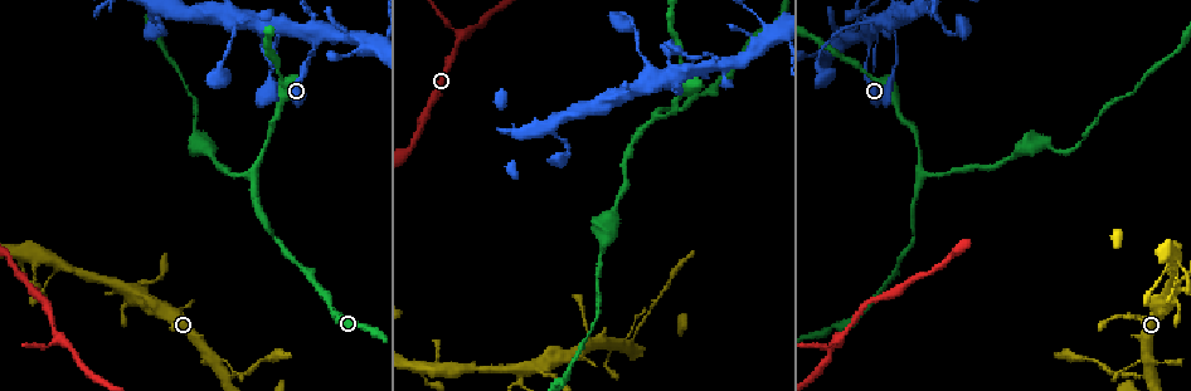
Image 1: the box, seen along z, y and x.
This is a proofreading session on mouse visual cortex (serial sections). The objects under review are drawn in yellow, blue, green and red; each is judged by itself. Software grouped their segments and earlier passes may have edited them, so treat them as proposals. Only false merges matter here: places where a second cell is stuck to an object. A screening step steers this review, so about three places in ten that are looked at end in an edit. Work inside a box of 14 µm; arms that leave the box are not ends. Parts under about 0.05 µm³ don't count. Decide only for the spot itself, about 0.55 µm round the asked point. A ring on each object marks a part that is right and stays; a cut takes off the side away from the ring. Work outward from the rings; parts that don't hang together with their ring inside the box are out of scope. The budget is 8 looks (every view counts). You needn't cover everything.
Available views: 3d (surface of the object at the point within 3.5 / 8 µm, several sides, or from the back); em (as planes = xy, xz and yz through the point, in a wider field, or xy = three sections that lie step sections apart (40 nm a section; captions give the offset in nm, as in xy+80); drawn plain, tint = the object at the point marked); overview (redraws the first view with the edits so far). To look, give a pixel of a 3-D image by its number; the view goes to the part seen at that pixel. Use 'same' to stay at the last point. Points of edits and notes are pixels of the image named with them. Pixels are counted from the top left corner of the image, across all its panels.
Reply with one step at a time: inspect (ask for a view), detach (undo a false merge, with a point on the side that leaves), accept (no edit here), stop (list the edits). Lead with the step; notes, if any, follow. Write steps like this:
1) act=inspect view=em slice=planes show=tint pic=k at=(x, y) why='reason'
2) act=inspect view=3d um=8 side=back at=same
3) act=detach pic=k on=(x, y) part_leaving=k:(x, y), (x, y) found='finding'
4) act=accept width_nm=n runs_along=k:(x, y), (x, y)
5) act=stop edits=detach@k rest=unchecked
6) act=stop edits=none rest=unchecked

act=inspect view=3d um=3.5 pic=1 at=(923, 176) why='a fork'

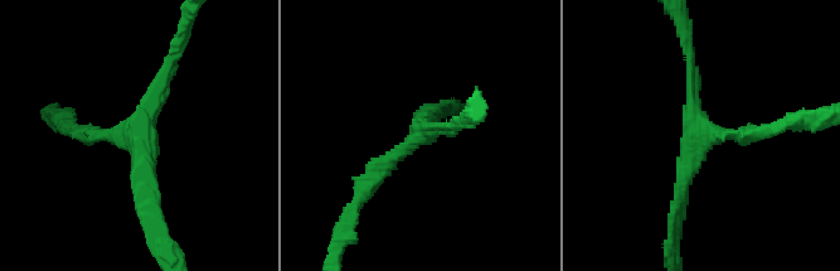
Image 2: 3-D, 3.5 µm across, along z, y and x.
act=inspect view=em slice=xy step=1 show=tint pic=2 at=(138, 140) why='now the EM'

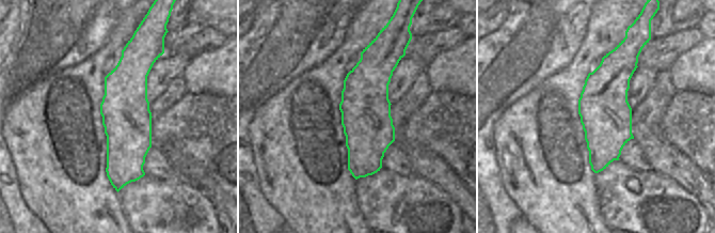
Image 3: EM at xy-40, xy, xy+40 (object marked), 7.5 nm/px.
act=inspect view=em slice=xy step=5 show=tint at=same

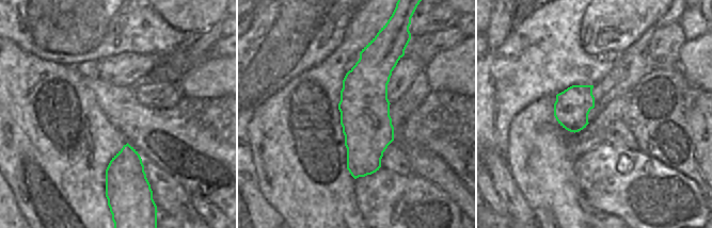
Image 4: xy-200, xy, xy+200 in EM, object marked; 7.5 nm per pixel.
act=accept arms=3 arm_widths_nm=150,200,200 runs_along=2:(675, 219), (700, 134), (756, 134) found='one cell here'

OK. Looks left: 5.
act=inspect view=3d um=3.5 pic=1 at=(317, 39) why='four-way junction'

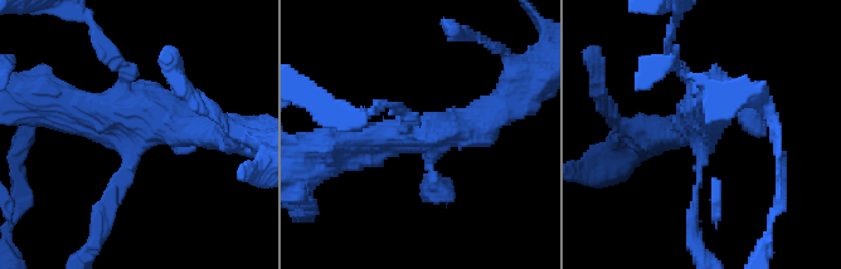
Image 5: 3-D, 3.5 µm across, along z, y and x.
act=inspect view=em slice=xy step=2 show=tint pic=5 at=(130, 140)

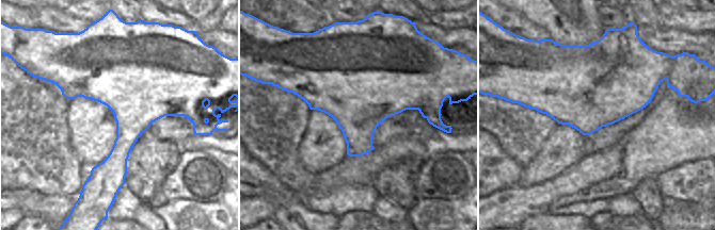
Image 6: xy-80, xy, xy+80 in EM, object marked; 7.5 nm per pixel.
act=inspect view=em slice=xy step=5 show=tint at=same why='cut it another way'

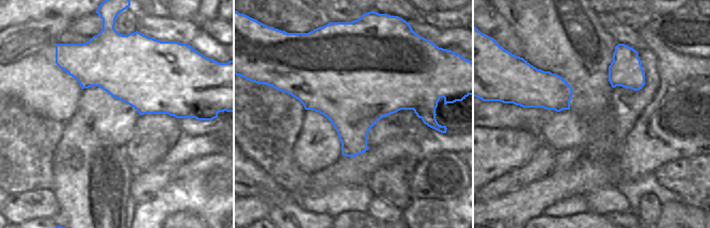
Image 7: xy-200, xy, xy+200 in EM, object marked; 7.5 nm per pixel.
act=accept runs_along=5:(100, 213), (131, 138), (57, 108) found='one cell here'

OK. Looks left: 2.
act=inspect view=3d um=3.5 side=back pic=1 at=(874, 22) why='four or more arms meet'

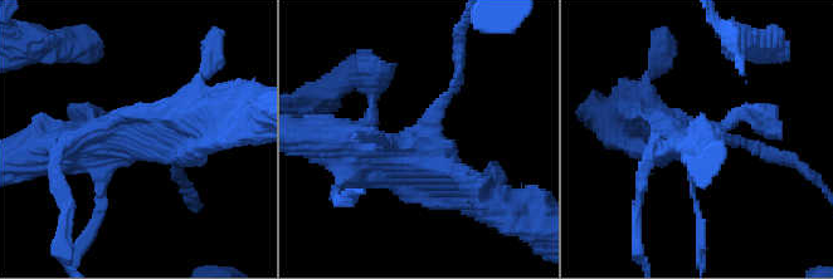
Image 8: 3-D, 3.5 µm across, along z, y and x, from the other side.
act=inspect view=em slice=xy step=1 show=tint pic=8 at=(426, 135) why='shape alone is not enough'

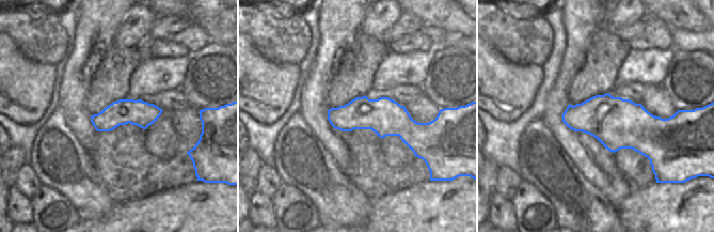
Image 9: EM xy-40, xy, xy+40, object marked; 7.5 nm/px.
act=accept runs_along=8:(366, 148), (428, 157), (512, 209) found='one cell here'

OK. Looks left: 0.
act=stop edits=none rest=unchecked

